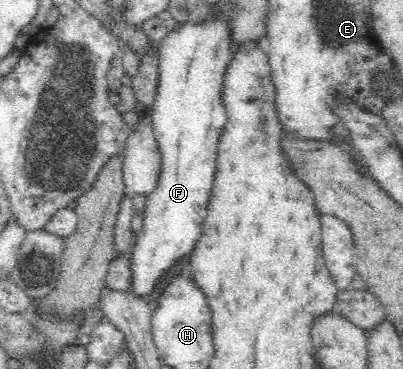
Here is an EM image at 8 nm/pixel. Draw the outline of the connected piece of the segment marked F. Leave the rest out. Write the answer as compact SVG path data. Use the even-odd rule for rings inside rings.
M211 18L211 22L204 27L194 27L194 25L182 25L178 30L170 32L162 42L160 48L160 76L159 84L157 88L156 97L152 104L152 110L150 110L150 117L148 118L153 126L153 131L156 137L156 142L158 143L161 155L162 155L162 172L157 184L157 187L149 192L148 200L146 204L146 212L144 213L143 225L140 227L139 231L135 231L135 244L132 248L132 253L129 255L128 259L128 270L130 275L130 284L127 290L127 294L133 296L138 300L147 299L160 288L160 284L164 282L164 278L170 274L170 270L184 258L184 256L191 255L191 252L195 250L197 242L202 238L202 231L204 220L208 216L208 206L209 200L212 196L212 188L214 188L216 180L216 164L217 164L217 150L218 144L220 142L220 136L222 136L222 129L225 123L226 112L223 104L223 78L225 76L226 62L229 57L228 46L230 46L230 41L228 41L228 29L222 21L216 21L215 18Z

